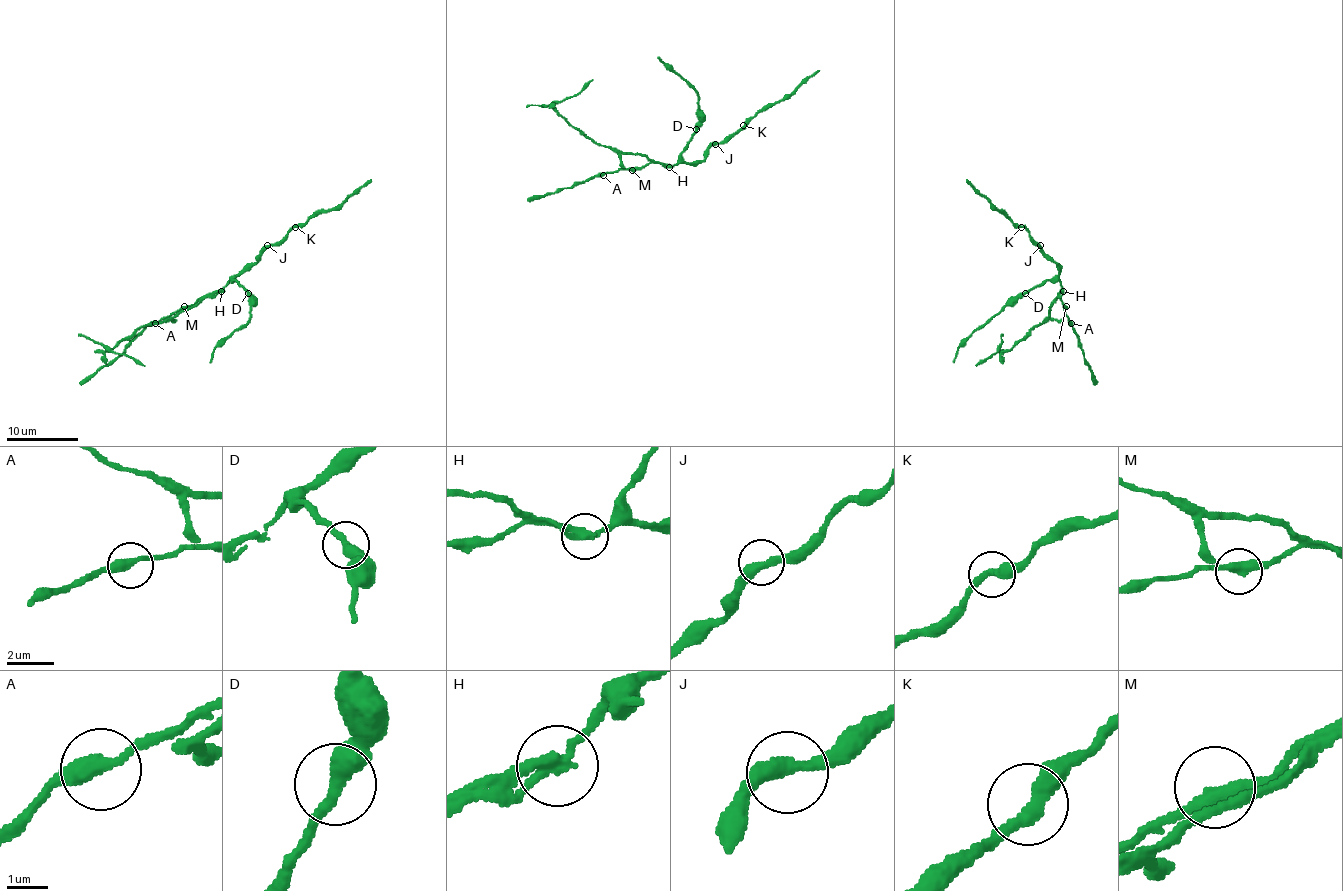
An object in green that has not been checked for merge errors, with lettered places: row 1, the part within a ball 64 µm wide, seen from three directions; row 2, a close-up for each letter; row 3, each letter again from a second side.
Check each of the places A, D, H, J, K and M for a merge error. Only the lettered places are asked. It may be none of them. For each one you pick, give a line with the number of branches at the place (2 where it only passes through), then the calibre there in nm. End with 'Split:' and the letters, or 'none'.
H: 2 branches meet; 300 nm thick
Split: H

